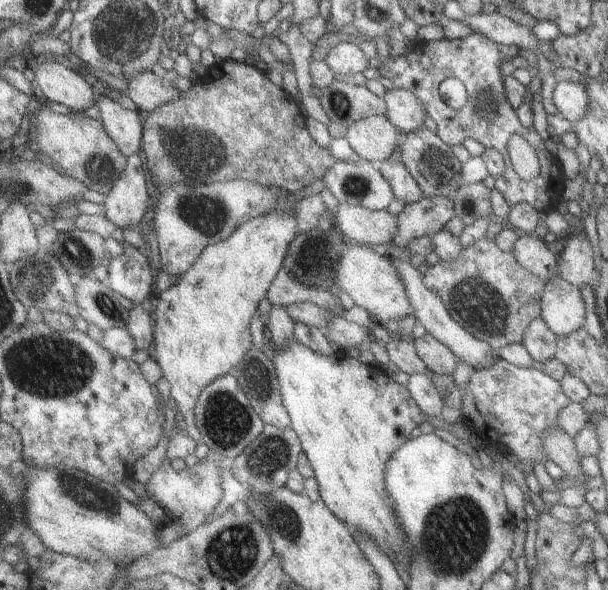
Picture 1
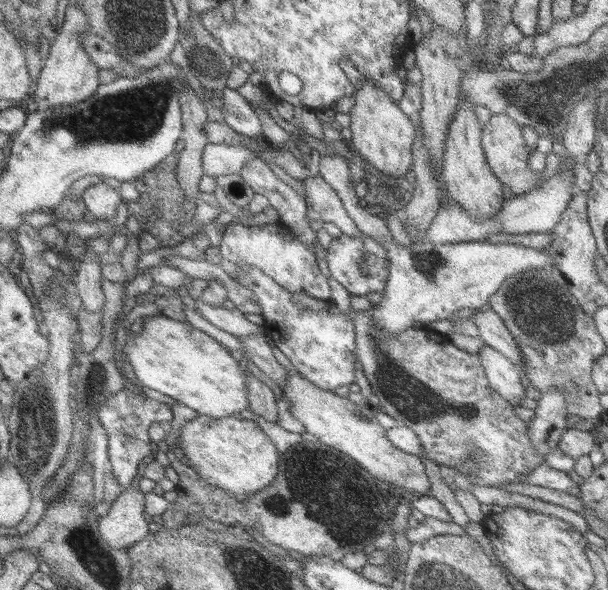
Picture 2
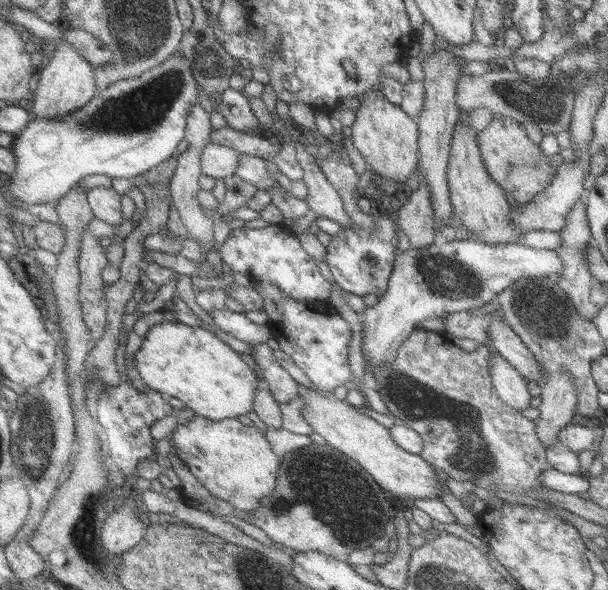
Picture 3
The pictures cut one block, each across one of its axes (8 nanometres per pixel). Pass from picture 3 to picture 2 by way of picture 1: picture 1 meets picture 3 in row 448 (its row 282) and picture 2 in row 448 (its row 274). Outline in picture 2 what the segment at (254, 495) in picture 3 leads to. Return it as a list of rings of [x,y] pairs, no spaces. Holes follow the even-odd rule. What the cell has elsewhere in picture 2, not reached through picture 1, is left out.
[[[198,415],[182,426],[180,437],[188,465],[211,486],[233,494],[238,502],[269,488],[279,474],[282,454],[270,435],[256,421],[241,417],[211,418]]]

